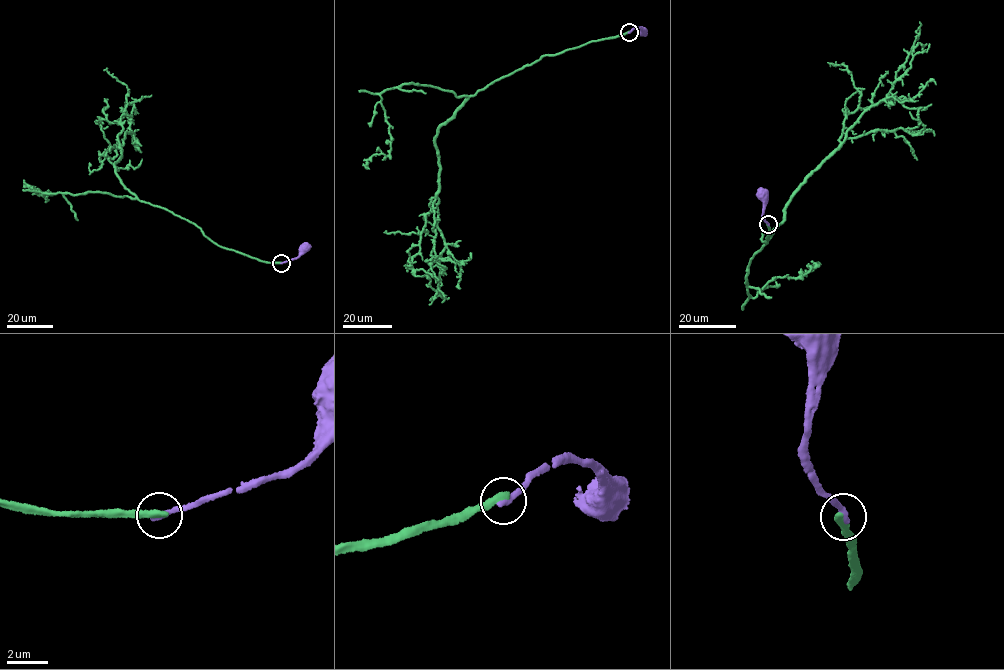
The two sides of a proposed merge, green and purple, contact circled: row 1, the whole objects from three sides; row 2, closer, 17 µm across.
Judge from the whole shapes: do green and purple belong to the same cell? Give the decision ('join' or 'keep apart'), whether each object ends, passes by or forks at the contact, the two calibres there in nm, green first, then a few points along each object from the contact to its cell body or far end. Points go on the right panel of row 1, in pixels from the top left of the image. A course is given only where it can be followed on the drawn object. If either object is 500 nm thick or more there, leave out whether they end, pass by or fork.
keep apart; green ends there; purple ends there; 400 nm thick on the green side, 280 nm on the other; green runs (768, 224), (766, 244), (762, 234), (783, 220), (795, 190), (890, 91), (919, 21); purple runs (768, 224), (763, 212), (766, 199), (762, 194)

